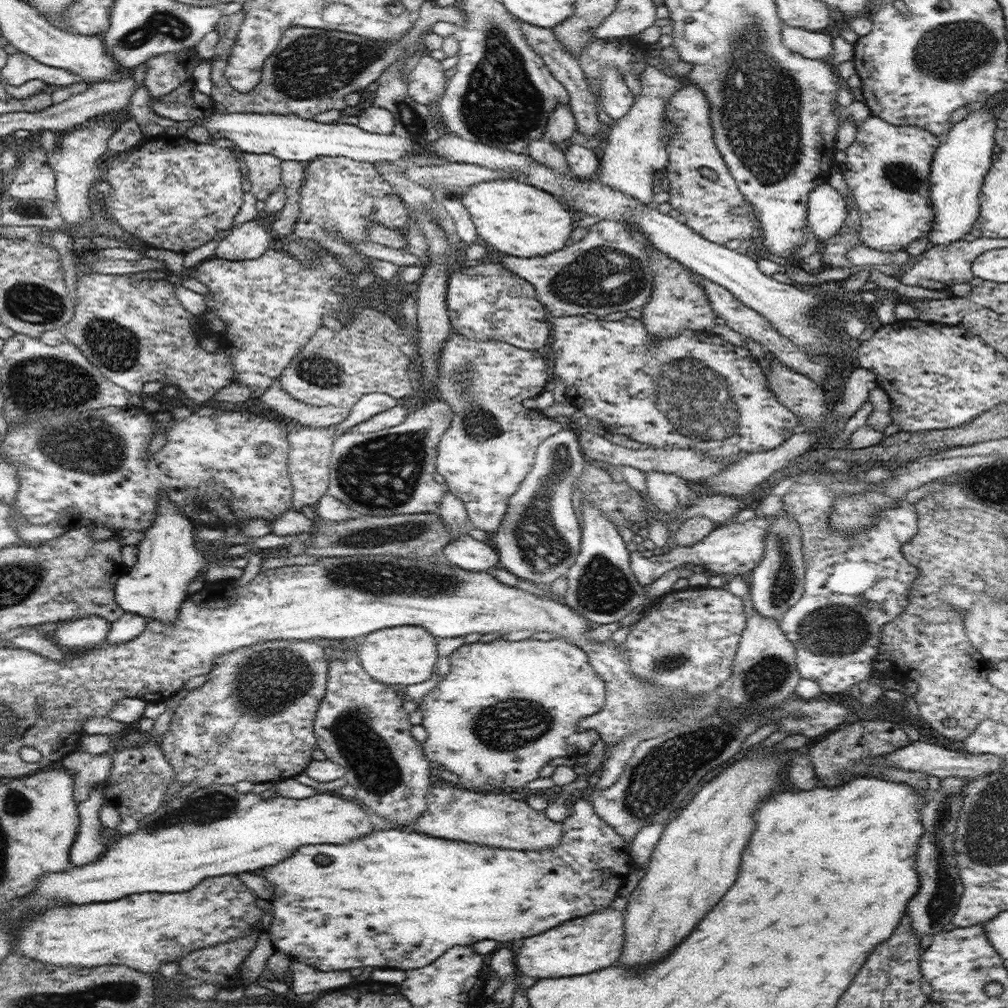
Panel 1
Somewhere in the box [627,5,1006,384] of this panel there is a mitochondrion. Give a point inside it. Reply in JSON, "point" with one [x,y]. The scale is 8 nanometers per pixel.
{"point":[953,52]}

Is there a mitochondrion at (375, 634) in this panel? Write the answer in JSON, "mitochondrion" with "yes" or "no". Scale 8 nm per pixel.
{"mitochondrion":"no"}

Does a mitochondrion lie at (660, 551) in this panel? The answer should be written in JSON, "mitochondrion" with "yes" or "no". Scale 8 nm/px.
{"mitochondrion":"no"}

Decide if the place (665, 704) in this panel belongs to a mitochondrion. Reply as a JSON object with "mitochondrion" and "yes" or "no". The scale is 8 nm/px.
{"mitochondrion":"yes"}

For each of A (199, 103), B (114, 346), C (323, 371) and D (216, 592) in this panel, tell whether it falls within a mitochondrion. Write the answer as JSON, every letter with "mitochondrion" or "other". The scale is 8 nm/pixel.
{"A":"other","B":"mitochondrion","C":"mitochondrion","D":"other"}

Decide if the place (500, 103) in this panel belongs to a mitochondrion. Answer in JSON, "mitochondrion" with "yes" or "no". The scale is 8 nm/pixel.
{"mitochondrion":"yes"}

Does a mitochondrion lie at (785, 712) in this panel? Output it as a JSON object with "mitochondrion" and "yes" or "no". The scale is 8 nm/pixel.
{"mitochondrion":"yes"}

